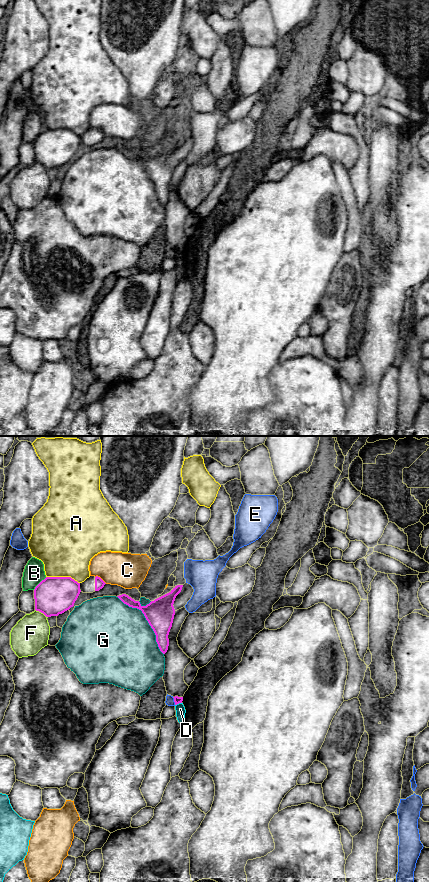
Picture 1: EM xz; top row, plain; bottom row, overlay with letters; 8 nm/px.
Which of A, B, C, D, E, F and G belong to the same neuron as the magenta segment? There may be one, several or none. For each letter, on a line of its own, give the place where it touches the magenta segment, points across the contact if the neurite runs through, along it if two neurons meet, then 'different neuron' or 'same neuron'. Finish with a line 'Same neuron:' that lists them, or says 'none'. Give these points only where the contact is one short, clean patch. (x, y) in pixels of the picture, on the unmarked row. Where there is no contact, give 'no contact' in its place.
A: contact xz (63, 129); different neuron
B: contact xz (39, 135); different neuron
C: contact xz (101, 131); different neuron
D: contact xz (178, 255); border xz (181, 254), (175, 257); different neuron
E: contact xz (174, 253); different neuron
F: contact xz (41, 164); different neuron
G: contact xz (147, 172); different neuron
Same neuron: none

